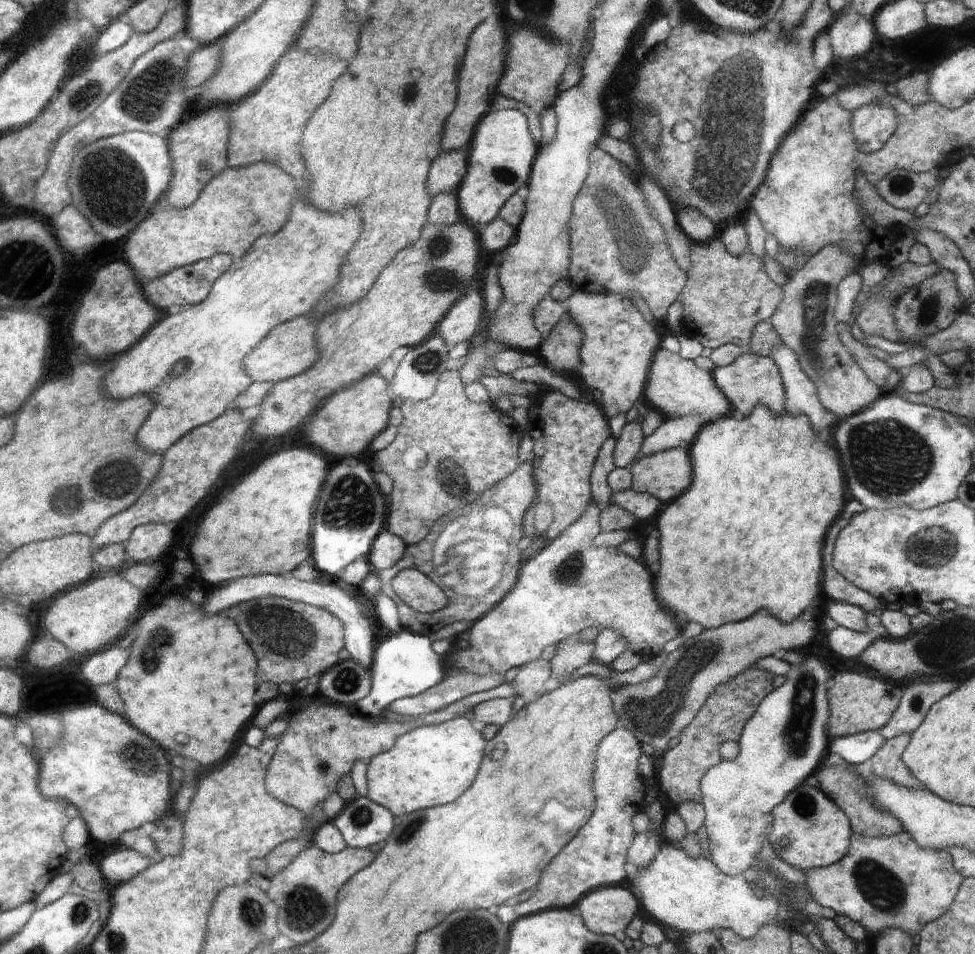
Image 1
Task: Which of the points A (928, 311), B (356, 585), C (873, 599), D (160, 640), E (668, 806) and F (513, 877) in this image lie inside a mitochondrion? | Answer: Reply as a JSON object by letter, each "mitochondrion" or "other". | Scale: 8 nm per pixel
{"A":"mitochondrion","B":"other","C":"other","D":"mitochondrion","E":"other","F":"mitochondrion"}

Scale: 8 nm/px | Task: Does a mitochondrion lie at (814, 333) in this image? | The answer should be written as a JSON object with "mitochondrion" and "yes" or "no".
{"mitochondrion":"yes"}

